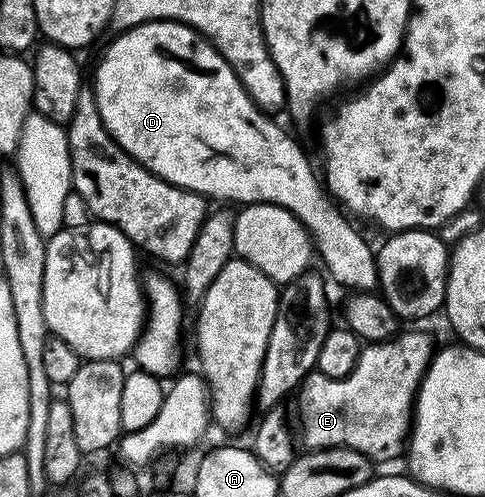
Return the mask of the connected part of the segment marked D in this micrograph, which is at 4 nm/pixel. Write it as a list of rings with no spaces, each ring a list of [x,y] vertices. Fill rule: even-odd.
[[[162,21],[159,23],[144,23],[138,27],[133,27],[129,31],[120,32],[116,36],[117,40],[110,45],[105,51],[105,56],[97,63],[97,68],[93,71],[93,84],[91,90],[97,108],[99,109],[99,117],[103,121],[103,125],[109,131],[117,144],[121,146],[132,159],[138,161],[146,167],[152,175],[157,175],[160,179],[166,179],[167,182],[182,187],[188,191],[193,191],[196,195],[205,196],[206,200],[222,199],[225,203],[237,203],[236,205],[248,205],[251,203],[274,203],[276,207],[287,209],[304,225],[305,230],[309,233],[309,238],[315,248],[316,254],[321,255],[321,259],[325,262],[325,267],[329,270],[328,278],[338,283],[341,287],[350,287],[350,292],[372,292],[378,286],[377,281],[377,256],[374,248],[369,248],[369,243],[348,223],[346,212],[332,198],[331,200],[325,196],[325,191],[321,188],[321,183],[317,180],[317,175],[313,172],[313,167],[309,164],[309,159],[305,156],[305,151],[276,123],[276,118],[270,117],[266,112],[262,111],[253,98],[245,91],[245,86],[241,83],[239,75],[233,72],[233,67],[226,59],[213,48],[212,43],[205,38],[204,35],[194,31],[188,27],[186,23],[171,23]]]

